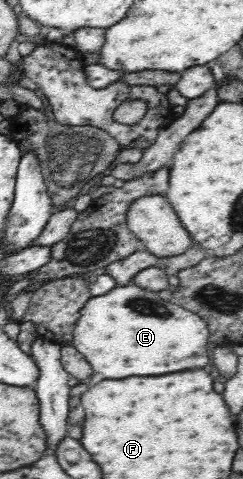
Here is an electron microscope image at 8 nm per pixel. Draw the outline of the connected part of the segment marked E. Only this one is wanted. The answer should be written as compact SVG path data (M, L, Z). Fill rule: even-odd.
M127 284L112 288L105 296L90 298L80 310L72 345L101 378L157 376L208 366L210 332L206 322L192 310L163 300L159 293Z

